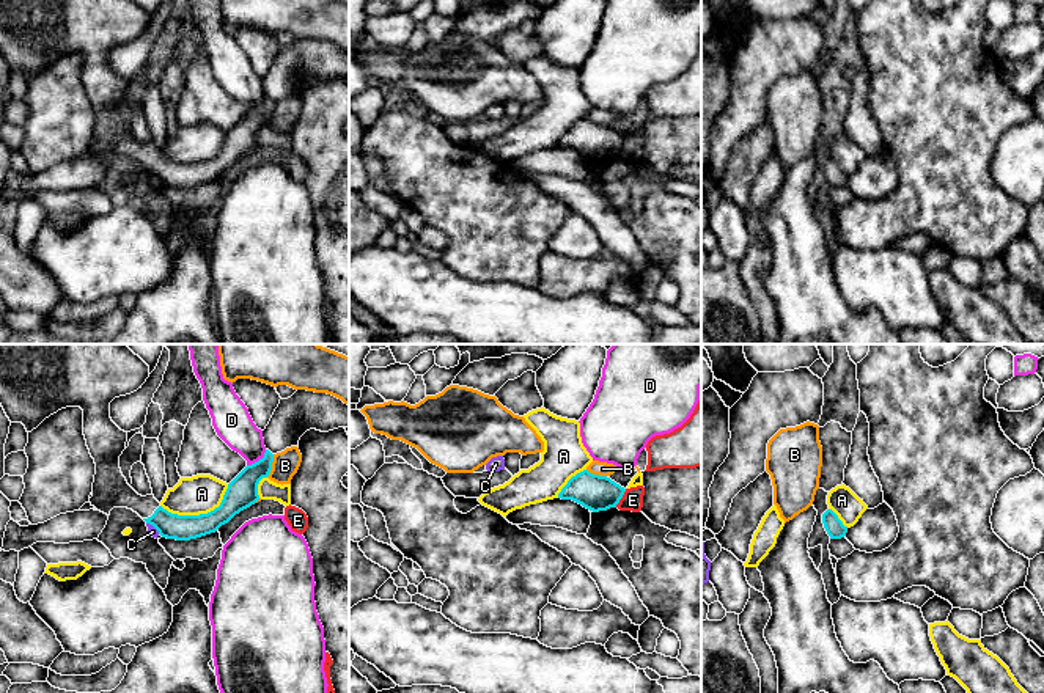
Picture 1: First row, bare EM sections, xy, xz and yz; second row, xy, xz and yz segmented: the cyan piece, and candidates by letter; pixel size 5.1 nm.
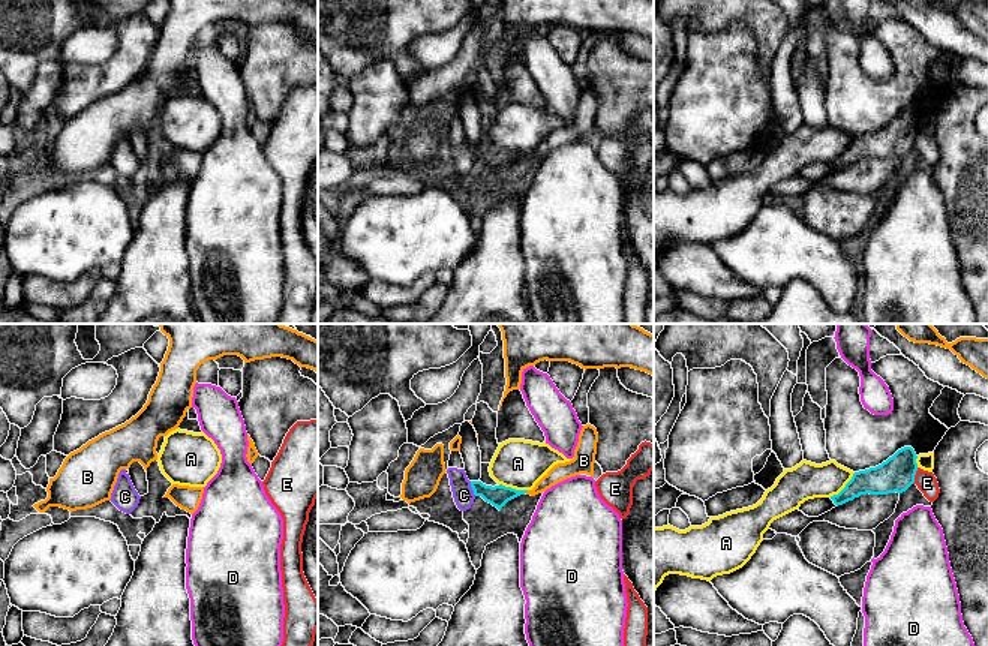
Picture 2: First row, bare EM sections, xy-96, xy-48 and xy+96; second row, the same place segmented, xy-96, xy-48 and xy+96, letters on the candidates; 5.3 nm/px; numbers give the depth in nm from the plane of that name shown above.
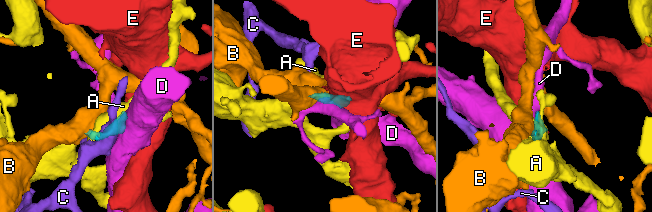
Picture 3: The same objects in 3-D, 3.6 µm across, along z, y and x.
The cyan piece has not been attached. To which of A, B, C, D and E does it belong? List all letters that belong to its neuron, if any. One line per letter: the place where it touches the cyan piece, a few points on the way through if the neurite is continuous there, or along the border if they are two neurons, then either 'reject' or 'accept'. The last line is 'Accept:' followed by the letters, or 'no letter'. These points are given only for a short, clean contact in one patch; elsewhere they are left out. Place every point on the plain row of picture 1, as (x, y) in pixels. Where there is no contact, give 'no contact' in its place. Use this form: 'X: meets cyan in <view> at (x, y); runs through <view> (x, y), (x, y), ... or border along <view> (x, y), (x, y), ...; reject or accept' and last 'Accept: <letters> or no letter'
A: meets cyan in xy at (200, 162); reject
B: meets cyan in xy at (271, 113); border along xy (274, 102), (271, 120), (266, 124); reject
C: meets cyan in xy at (153, 173); border along xy (147, 170), (159, 181); reject
D: meets cyan in xy at (260, 107); border along xy (266, 98), (261, 106), (247, 113); reject
E: meets cyan in xz at (621, 145); border along xz (626, 137), (615, 154); reject
Accept: no letter

